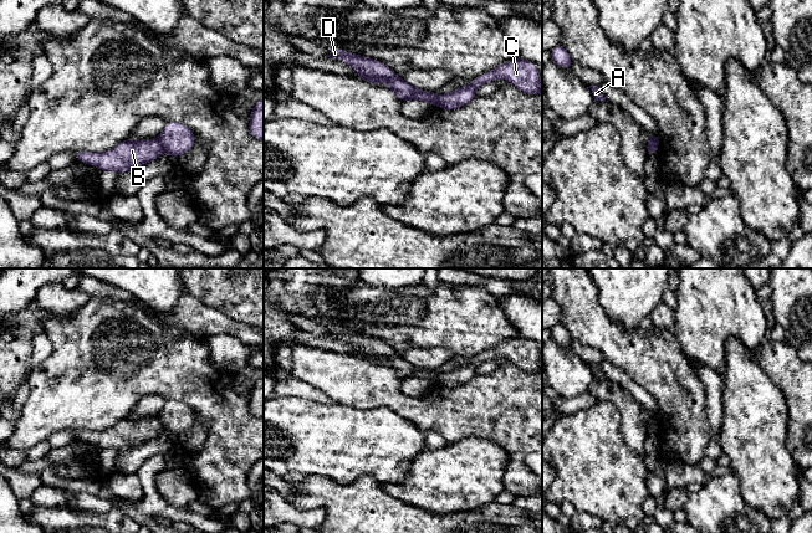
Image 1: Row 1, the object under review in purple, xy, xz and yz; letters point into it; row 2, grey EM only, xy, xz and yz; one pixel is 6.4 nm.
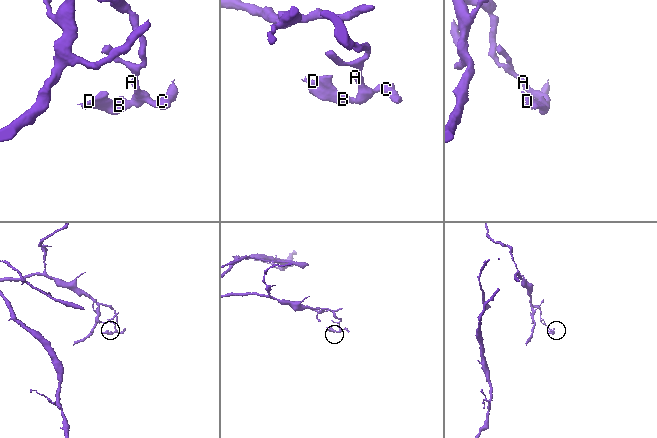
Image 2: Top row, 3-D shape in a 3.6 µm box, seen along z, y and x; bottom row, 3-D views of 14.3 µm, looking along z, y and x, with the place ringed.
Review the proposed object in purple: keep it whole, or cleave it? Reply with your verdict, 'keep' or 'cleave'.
cleave

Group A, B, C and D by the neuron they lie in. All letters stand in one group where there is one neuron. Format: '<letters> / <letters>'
A C / B D

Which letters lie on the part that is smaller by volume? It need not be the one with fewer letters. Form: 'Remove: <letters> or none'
Remove: B, D

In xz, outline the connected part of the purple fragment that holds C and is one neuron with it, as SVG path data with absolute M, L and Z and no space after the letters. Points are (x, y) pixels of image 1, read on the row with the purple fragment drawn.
M519 57L475 77L470 84L439 96L438 107L450 111L464 107L476 97L476 89L481 84L497 78L505 78L507 82L527 94L542 94L540 72L537 67L532 62Z

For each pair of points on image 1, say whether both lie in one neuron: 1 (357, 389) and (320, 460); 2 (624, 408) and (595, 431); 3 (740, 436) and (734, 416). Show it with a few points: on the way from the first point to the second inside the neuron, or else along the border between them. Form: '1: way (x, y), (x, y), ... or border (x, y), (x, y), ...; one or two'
1: border (338, 403), (355, 408), (377, 408); two
2: border (598, 399), (616, 406), (623, 440); two
3: way (740, 431), (739, 421); one

